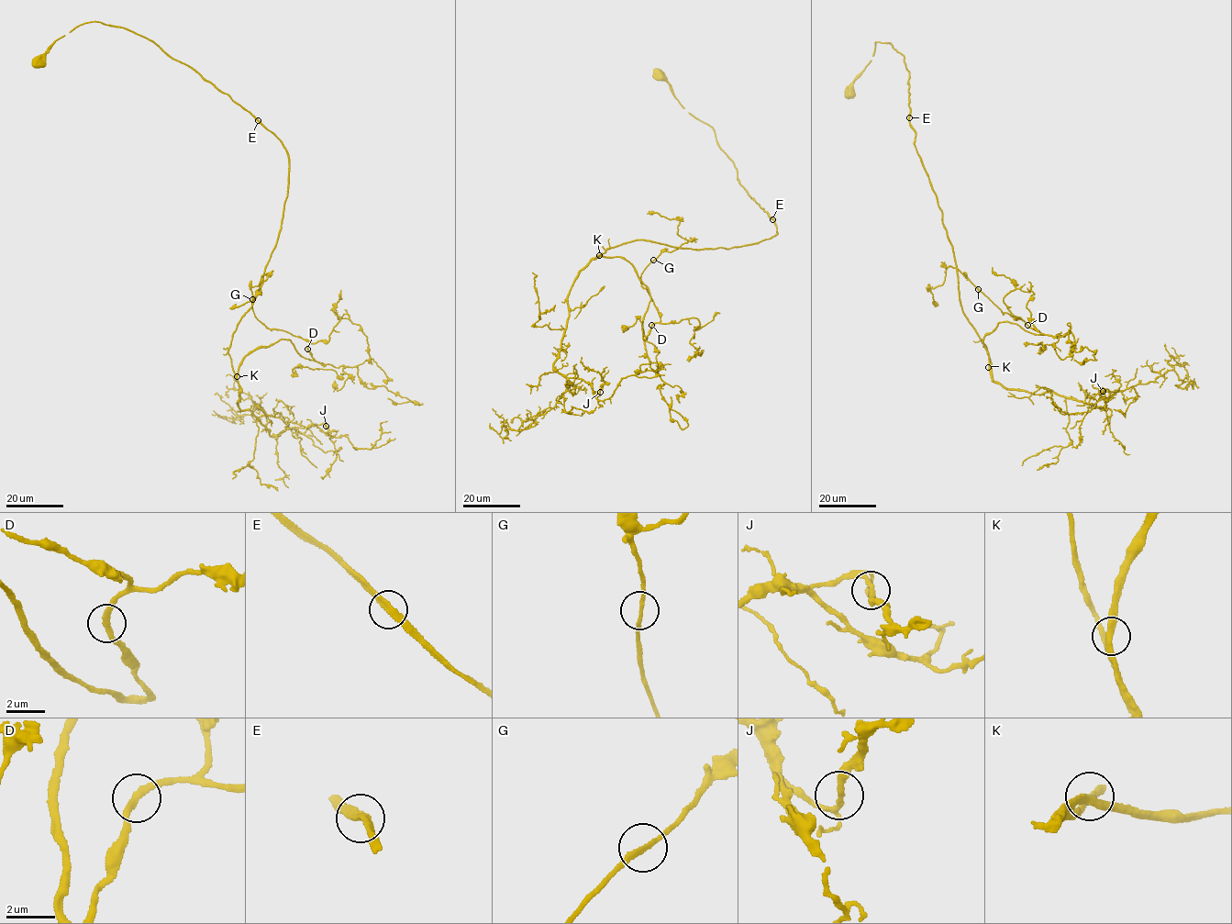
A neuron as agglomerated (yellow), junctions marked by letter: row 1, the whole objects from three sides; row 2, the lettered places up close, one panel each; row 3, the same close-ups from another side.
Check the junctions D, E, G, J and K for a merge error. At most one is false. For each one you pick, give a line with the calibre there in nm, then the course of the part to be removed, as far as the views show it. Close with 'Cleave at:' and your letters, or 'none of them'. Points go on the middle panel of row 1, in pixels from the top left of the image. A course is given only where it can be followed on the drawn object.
Cleave at: none of them

